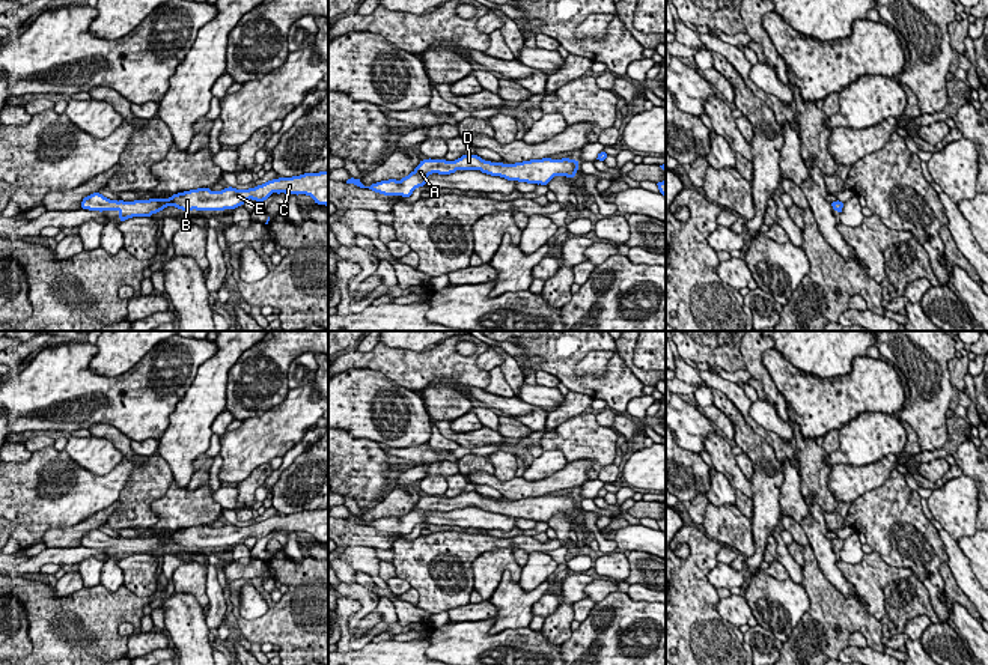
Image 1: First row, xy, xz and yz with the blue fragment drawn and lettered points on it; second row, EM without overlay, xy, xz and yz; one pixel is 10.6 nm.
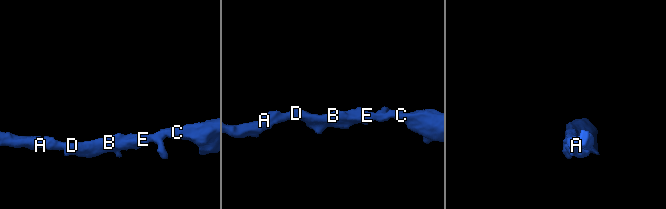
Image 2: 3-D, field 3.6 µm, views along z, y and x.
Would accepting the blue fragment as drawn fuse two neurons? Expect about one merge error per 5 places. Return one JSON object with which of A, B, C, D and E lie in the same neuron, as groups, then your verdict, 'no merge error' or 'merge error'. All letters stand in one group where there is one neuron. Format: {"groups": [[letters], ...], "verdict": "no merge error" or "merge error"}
{"groups": [["A", "B", "C", "D", "E"]], "verdict": "no merge error"}

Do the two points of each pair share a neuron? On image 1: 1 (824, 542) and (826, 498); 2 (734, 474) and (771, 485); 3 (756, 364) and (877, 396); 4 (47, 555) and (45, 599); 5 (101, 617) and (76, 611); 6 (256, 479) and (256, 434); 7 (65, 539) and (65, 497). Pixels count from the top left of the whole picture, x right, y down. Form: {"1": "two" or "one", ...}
{"1": "two", "2": "two", "3": "two", "4": "two", "5": "one", "6": "two", "7": "two"}

